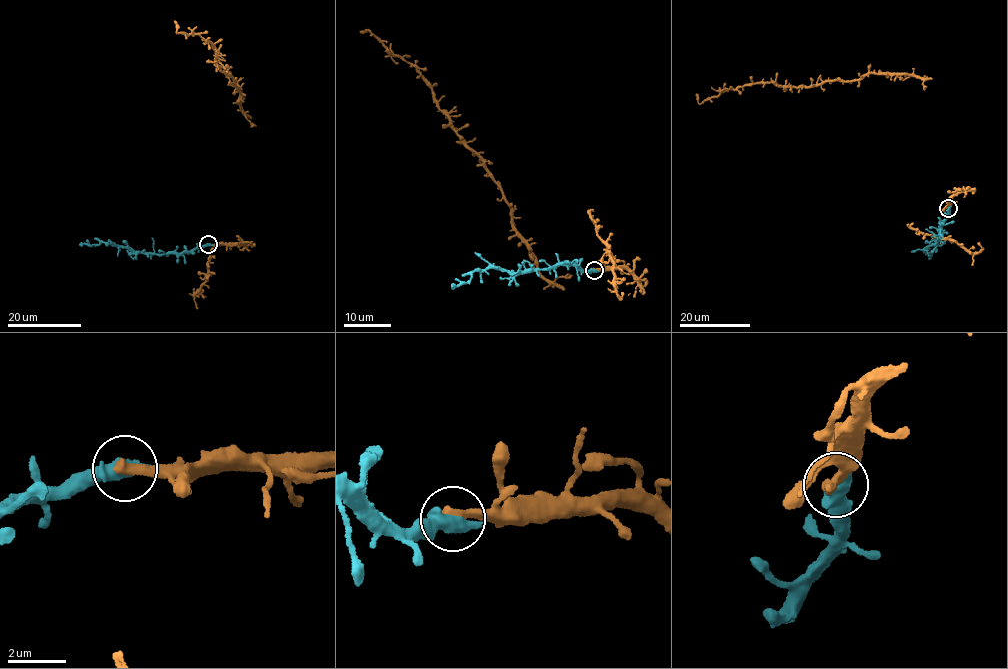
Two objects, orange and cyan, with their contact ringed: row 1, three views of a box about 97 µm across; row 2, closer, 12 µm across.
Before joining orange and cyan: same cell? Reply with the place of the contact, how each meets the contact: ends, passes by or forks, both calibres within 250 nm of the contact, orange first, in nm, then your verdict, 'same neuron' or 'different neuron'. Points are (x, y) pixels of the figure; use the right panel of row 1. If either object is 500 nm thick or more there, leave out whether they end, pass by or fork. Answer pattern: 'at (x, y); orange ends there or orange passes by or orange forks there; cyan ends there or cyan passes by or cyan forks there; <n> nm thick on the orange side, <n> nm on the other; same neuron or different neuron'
at (948, 208); 320 nm thick on the orange side, 600 nm on the other; same neuron

